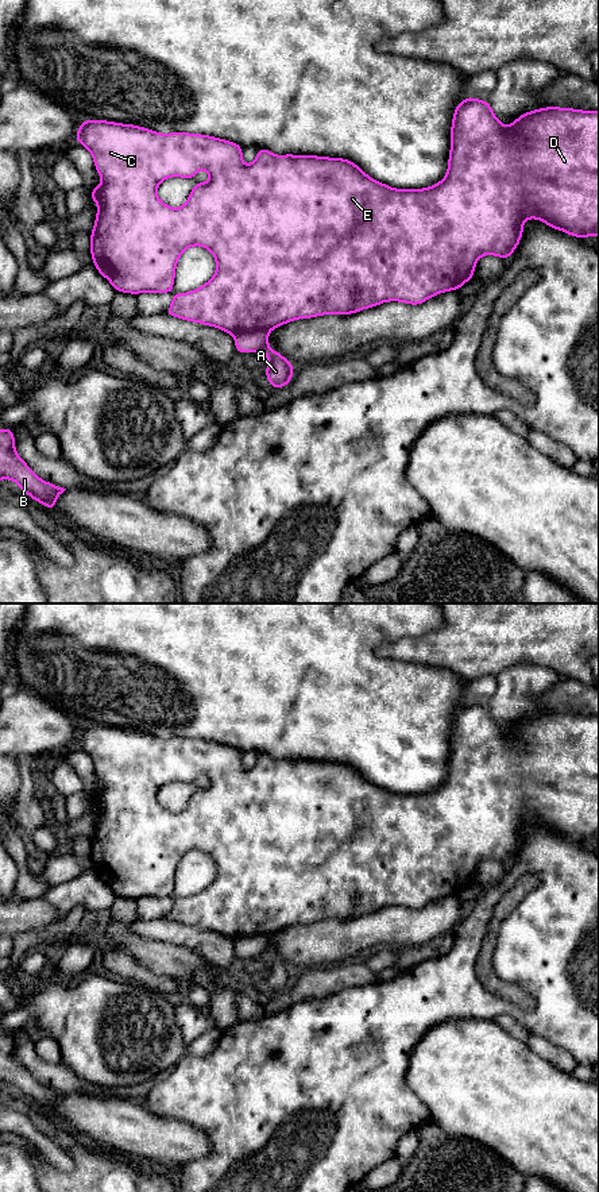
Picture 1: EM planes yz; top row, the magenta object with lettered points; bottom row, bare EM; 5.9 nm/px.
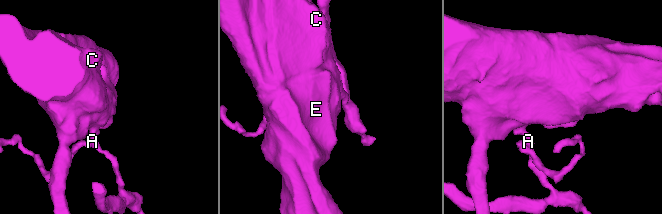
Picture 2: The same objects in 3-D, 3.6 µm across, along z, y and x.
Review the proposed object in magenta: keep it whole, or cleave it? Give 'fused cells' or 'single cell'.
fused cells

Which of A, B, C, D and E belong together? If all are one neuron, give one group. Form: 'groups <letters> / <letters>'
groups A B / C D E

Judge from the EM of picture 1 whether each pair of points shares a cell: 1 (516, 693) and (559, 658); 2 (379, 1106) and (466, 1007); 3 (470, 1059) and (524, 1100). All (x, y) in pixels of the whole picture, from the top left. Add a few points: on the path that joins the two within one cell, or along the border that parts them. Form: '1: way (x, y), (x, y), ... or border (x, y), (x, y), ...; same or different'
1: border (514, 667), (520, 664), (547, 666), (561, 678); different
2: way (379, 1073), (379, 1060), (433, 1007); same
3: way (483, 1072), (510, 1099); same

